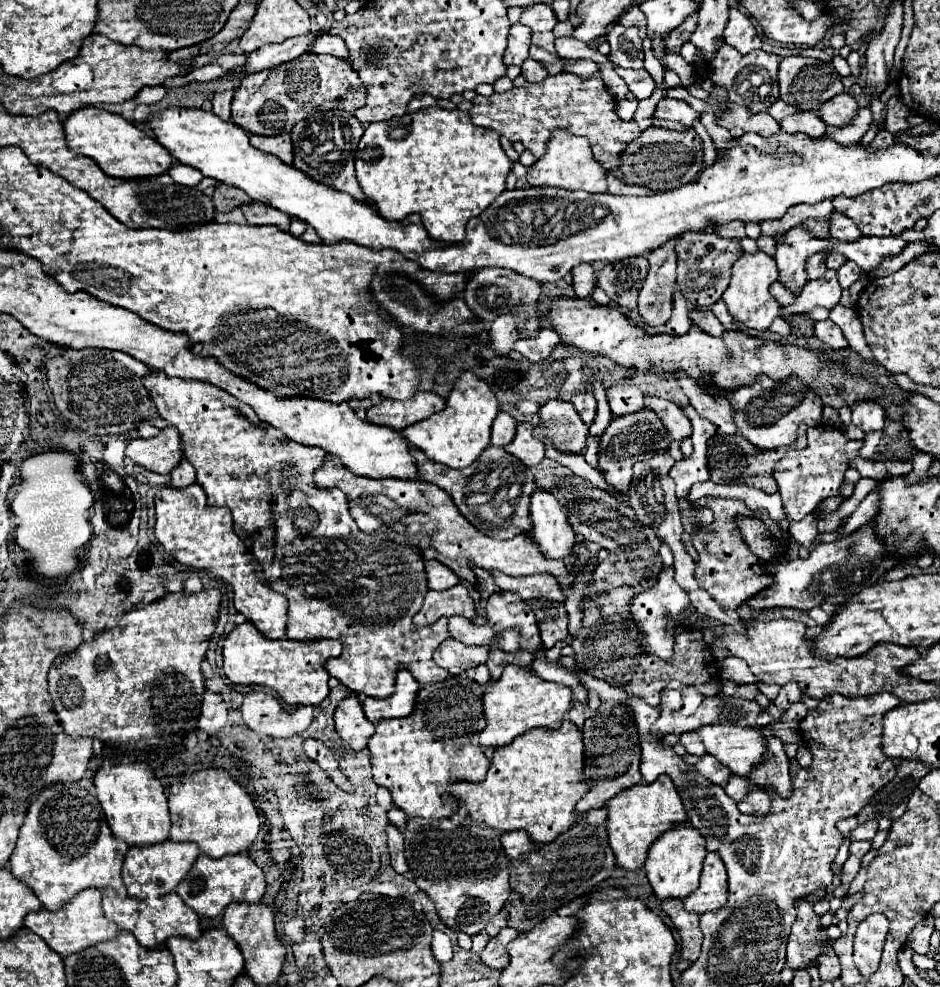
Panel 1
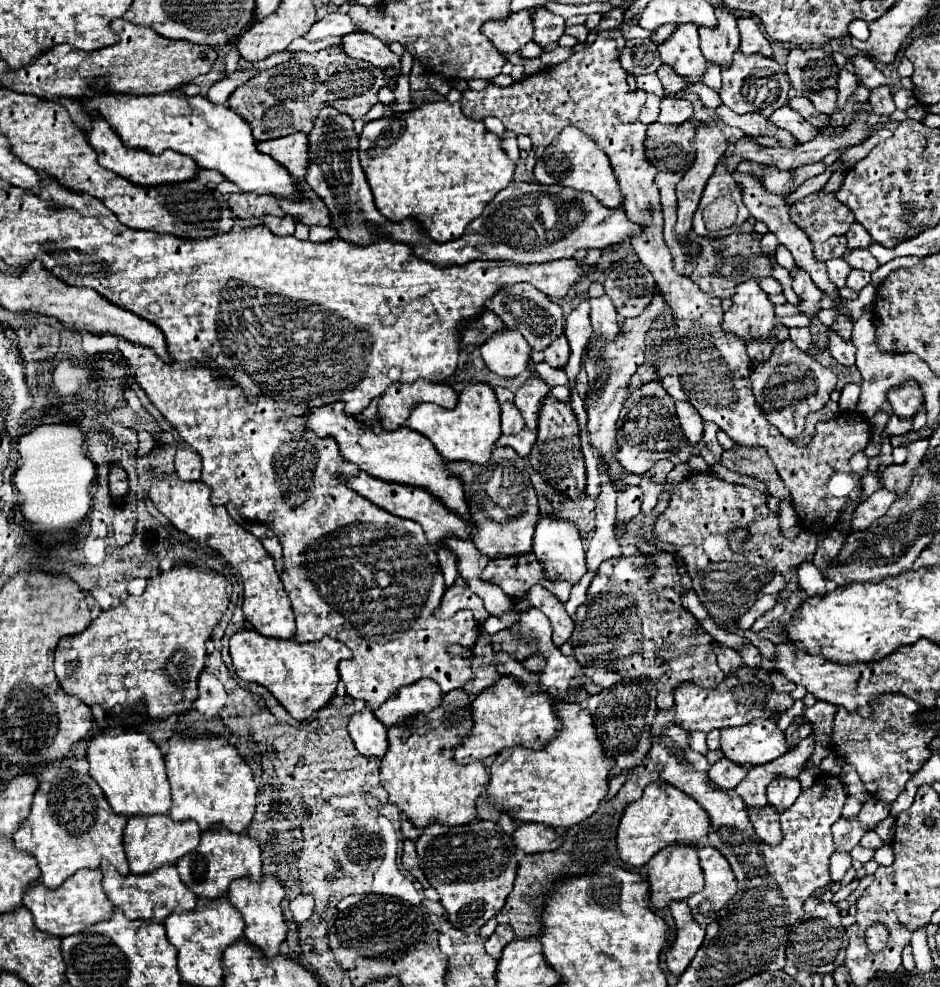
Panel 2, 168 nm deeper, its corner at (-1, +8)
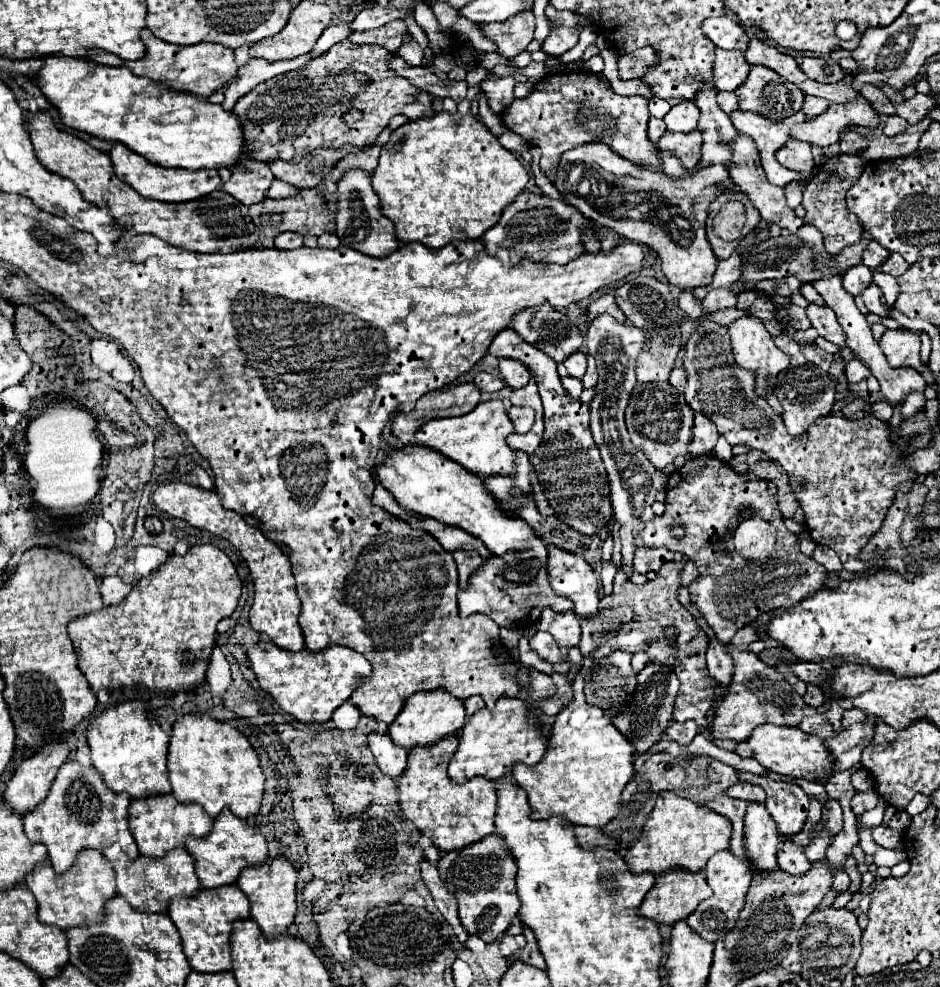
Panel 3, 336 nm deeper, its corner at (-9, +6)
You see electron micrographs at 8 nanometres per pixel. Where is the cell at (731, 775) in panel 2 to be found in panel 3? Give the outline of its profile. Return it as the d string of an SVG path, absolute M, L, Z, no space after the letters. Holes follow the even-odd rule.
M738 781L732 785L732 789L726 791L726 795L736 797L736 799L744 799L744 801L764 801L766 793L762 791L760 785L748 783L748 781Z

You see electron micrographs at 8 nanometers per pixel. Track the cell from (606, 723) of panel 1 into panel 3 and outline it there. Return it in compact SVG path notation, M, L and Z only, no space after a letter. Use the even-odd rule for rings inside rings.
M646 665L638 673L638 687L636 687L632 707L628 707L626 711L616 713L612 717L612 723L636 747L636 753L646 753L654 743L660 741L664 729L668 727L668 723L672 719L672 707L674 707L678 687L680 687L680 681L676 679L676 675L672 675L672 671L668 667Z

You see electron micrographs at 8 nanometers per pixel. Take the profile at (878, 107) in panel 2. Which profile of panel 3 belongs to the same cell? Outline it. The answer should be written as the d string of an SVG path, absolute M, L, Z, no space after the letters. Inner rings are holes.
M890 115L890 117L886 119L884 133L886 133L886 135L898 135L900 131L906 129L906 125L908 125L908 123L906 123L902 117L898 117L898 115Z

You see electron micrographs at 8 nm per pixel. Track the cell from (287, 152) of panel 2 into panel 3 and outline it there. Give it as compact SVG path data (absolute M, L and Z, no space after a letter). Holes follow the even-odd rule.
M373 145L364 148L342 147L342 149L314 149L302 161L270 161L270 169L276 179L286 181L298 189L316 187L336 165L338 159L346 157L348 153L359 153L370 149Z

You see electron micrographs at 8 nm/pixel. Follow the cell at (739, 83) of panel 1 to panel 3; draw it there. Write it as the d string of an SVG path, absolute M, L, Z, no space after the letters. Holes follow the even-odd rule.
M750 67L748 79L734 91L740 111L752 111L766 119L782 119L800 111L804 93L786 81L786 93L774 93L774 85L784 83L778 73L766 67Z

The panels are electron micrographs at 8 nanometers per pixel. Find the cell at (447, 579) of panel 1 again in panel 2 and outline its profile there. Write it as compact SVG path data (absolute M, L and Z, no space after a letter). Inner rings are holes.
M442 547L442 549L438 551L438 561L440 561L442 573L444 573L446 585L450 587L450 585L454 583L454 579L458 577L458 561L456 561L456 555L454 555L448 547Z

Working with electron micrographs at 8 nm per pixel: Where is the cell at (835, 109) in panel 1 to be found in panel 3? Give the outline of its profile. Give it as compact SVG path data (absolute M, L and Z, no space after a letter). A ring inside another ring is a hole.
M806 95L806 99L804 99L804 107L802 107L802 113L804 113L804 115L810 115L810 117L818 117L818 115L822 115L822 113L828 109L828 105L830 105L830 103L828 103L826 99Z

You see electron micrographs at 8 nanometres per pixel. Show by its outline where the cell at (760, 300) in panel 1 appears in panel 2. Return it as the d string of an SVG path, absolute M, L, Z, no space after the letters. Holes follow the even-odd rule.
M752 279L752 281L738 285L732 301L734 301L732 309L724 313L722 329L726 333L738 335L744 343L748 343L748 341L770 341L770 329L778 323L778 317L774 315L774 305L770 303L768 295L758 287L758 281Z

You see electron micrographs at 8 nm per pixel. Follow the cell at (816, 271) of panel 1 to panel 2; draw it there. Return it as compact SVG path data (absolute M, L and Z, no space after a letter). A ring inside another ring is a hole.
M822 189L804 197L804 199L800 199L800 201L796 201L790 207L790 219L810 237L810 241L814 245L814 255L820 261L828 261L832 257L842 257L844 255L844 251L848 249L846 231L856 221L852 211L848 207L844 207L842 203L838 203L836 193L826 193Z

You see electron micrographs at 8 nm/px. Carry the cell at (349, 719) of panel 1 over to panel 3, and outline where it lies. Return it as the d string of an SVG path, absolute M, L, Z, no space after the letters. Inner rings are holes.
M372 731L368 735L368 747L376 757L378 767L390 775L390 777L398 777L404 769L406 769L406 759L408 759L408 749L402 749L398 745L394 745L394 741L390 741L388 733L378 733Z

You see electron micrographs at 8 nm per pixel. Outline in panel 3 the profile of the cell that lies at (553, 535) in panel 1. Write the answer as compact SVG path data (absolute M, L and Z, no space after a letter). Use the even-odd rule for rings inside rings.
M548 545L546 569L554 593L572 599L578 617L590 617L598 611L598 577L584 557Z

